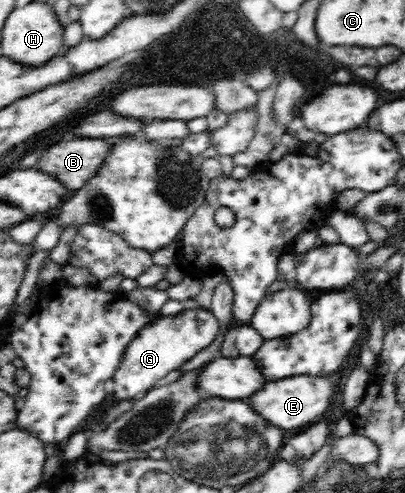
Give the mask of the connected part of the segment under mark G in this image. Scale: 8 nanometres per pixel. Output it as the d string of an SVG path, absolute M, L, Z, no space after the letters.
M187 305L176 315L161 316L144 325L125 349L119 367L112 377L115 381L113 394L119 399L134 398L141 391L149 391L157 381L178 370L183 363L193 359L215 341L221 324L210 309Z

